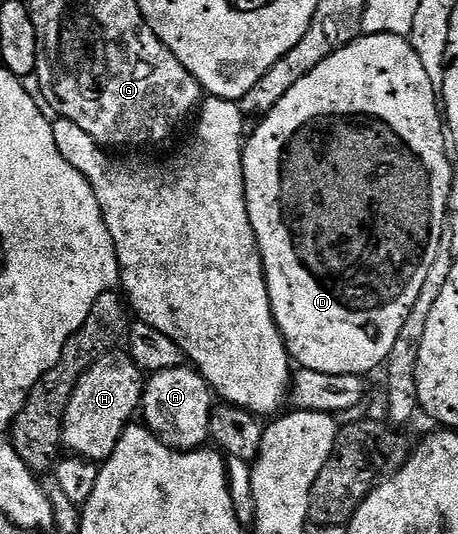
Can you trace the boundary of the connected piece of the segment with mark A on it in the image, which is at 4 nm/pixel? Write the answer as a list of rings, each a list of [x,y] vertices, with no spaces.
[[[192,367],[164,369],[144,382],[139,402],[144,424],[167,447],[188,451],[200,449],[210,440],[209,420],[215,408],[215,394]]]

